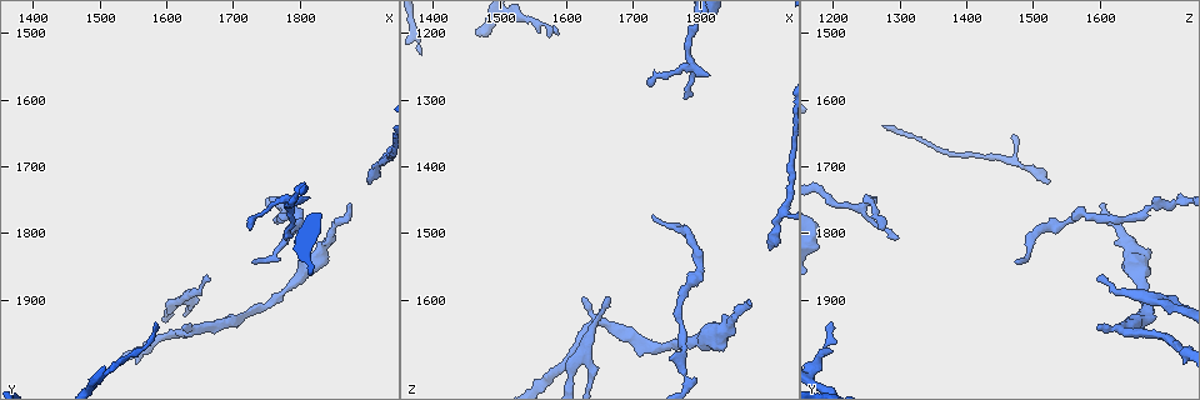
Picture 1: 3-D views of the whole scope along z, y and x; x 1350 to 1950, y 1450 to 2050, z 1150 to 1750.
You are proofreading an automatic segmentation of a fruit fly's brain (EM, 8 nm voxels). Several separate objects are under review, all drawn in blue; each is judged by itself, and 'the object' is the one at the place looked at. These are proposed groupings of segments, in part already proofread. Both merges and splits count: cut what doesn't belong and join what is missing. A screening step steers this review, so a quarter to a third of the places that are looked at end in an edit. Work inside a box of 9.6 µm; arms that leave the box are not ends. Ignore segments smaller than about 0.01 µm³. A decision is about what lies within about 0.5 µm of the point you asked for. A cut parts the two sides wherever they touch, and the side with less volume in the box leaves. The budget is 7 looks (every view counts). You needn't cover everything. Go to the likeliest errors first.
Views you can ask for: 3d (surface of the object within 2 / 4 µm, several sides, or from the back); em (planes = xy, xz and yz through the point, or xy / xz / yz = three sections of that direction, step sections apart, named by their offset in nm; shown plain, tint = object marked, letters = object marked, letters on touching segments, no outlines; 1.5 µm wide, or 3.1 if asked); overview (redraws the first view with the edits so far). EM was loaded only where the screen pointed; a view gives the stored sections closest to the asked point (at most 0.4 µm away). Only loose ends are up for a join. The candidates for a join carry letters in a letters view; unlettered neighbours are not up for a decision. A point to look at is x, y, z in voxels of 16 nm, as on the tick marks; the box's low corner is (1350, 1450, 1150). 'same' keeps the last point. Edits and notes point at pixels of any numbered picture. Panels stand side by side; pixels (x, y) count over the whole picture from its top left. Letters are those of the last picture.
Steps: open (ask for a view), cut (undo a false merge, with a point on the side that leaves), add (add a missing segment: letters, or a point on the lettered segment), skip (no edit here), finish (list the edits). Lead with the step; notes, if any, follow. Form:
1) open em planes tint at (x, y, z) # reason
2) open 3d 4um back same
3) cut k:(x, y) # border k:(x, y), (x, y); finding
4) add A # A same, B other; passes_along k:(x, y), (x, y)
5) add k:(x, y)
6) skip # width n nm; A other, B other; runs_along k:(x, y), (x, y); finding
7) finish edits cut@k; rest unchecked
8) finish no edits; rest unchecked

open em planes plain at (1665, 1875, 1600) # branch stops here

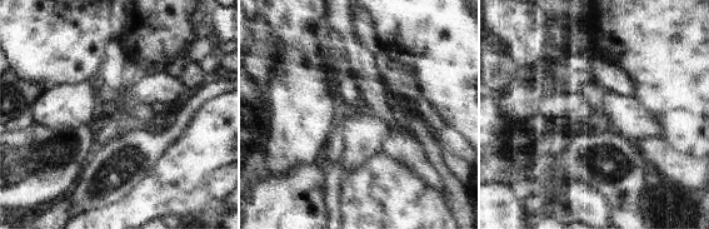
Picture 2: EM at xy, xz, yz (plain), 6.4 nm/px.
open em planes letters same # see the neighbours

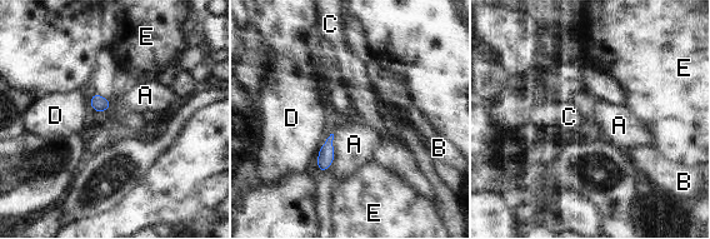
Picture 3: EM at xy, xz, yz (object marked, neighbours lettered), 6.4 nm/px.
skip # A other, B other, C other, D other, E other; border 3:(334, 134), (334, 160), (331, 163); no lettered segment goes on from it

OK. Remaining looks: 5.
open em yz step 8 letters at (1775, 1810, 1295) # tapers out

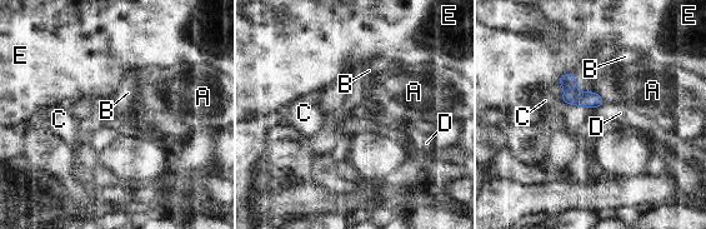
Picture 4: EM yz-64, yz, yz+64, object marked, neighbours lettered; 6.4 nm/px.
skip # longest_contact E 140 nm; A other, B other, C other, D other, E other; border 4:(604, 103), (594, 109); no lettered segment goes on from it

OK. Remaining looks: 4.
open em planes letters at (1805, 1860, 1660) # sudden change in width

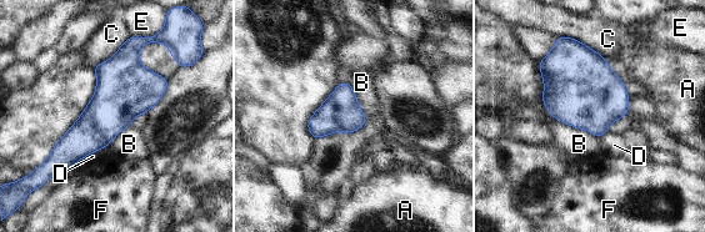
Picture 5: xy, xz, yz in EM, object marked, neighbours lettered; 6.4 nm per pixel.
skip # A other, B other, C other, D other, E other, F other; border 5:(543, 102), (556, 119), (599, 137); all the same cell

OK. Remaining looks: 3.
finish no edits; rest unchecked

